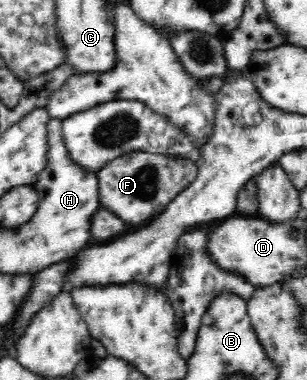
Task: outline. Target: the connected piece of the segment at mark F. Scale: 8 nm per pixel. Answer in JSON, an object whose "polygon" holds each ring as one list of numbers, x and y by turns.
{"polygon":[[131,152,110,160,99,172,97,192,101,192,100,206,118,216,134,229,159,216,167,205,184,192,198,176,194,159,162,156,157,153]]}

